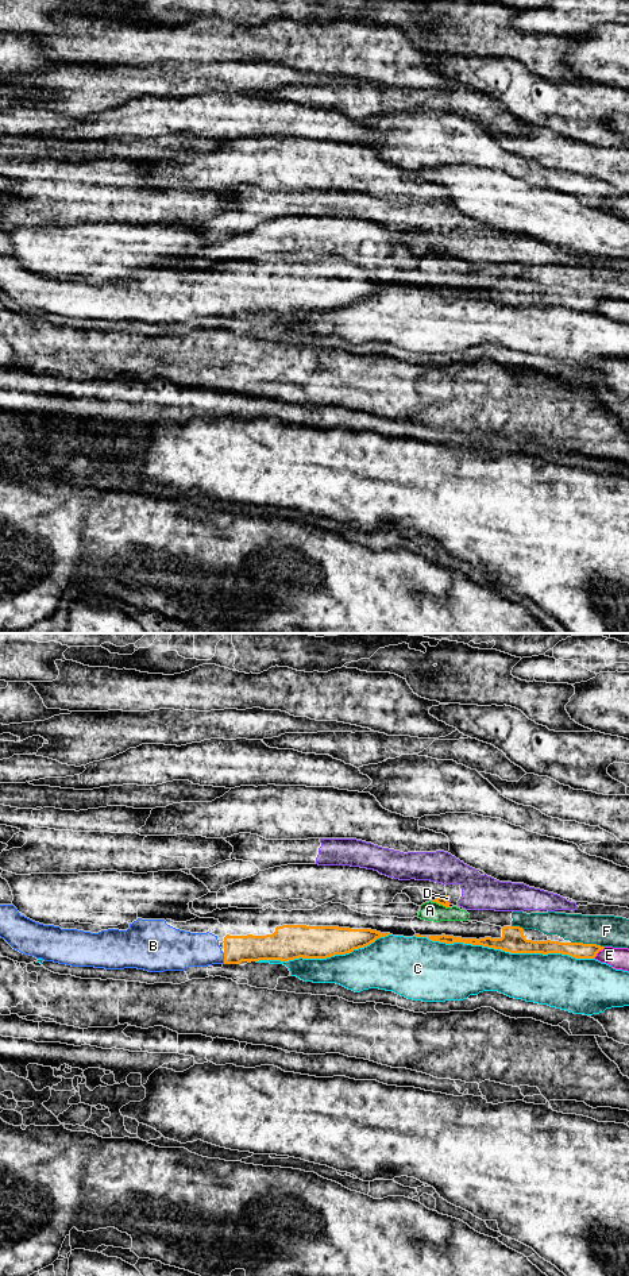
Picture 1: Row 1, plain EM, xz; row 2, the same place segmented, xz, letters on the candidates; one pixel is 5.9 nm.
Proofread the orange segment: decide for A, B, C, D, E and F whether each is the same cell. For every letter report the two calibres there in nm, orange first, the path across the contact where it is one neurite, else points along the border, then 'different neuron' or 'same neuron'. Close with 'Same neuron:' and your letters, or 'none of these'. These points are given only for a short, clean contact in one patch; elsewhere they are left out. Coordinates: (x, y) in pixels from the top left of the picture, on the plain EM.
A: 50 nm thick on the orange side, 110 nm on the other; border along xz (429, 253), (448, 259); different neuron
B: 160 nm thick on the orange side, 220 nm on the other; runs through xz (249, 300), (238, 300), (224, 309), (204, 301), (184, 301); same neuron
C: 140 nm thick on the orange side, 300 nm on the other; different neuron
D: 50 nm thick on the orange side, 20 nm on the other; different neuron
E: 100 nm thick on the orange side, 130 nm on the other; different neuron
F: 100 nm thick on the orange side, 190 nm on the other; different neuron
Same neuron: B

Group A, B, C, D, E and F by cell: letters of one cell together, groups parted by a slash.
A F / B / C / D / E

